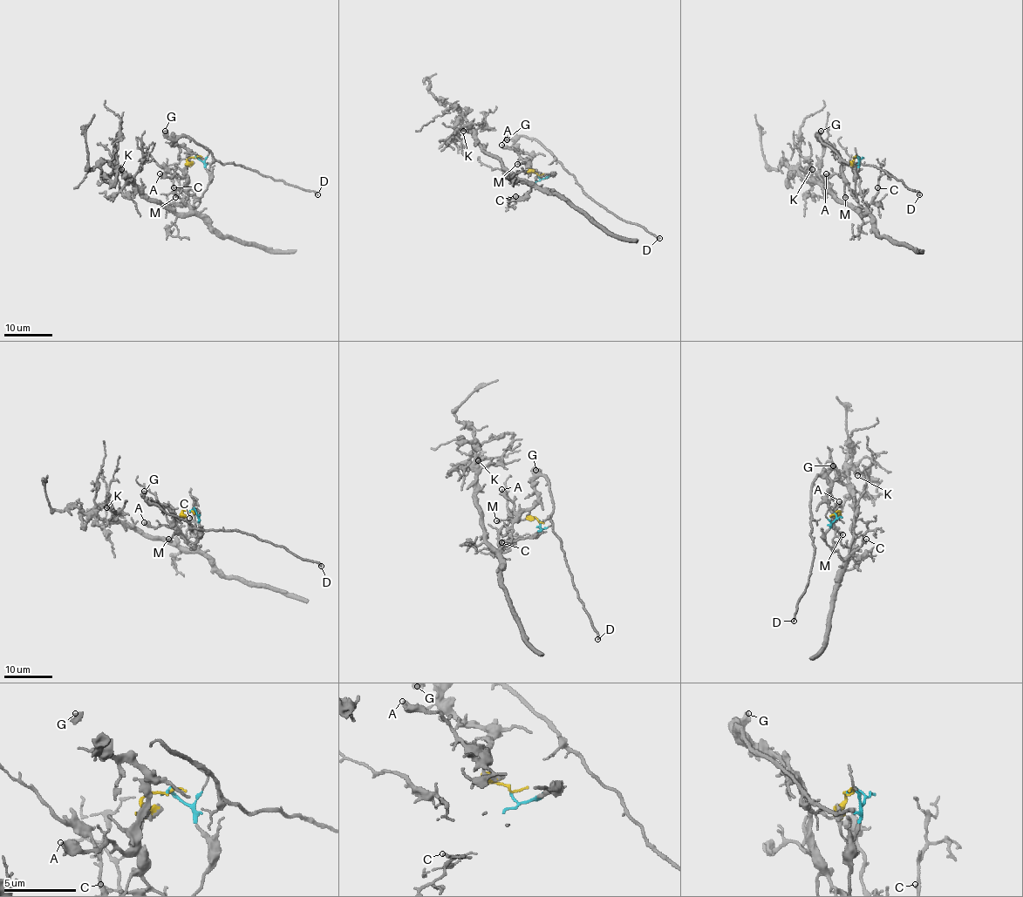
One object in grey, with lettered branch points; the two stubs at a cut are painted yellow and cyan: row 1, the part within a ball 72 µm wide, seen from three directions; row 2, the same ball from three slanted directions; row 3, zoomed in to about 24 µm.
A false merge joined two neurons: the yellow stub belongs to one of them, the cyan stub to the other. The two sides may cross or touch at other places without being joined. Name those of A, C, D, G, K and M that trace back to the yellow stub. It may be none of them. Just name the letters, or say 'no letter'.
A, D, G, M

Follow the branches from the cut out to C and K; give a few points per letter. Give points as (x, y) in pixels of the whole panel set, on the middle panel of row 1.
C: (538, 175), (540, 179), (551, 173), (538, 176), (535, 183), (521, 197), (514, 195)
K: (538, 175), (551, 173), (520, 182), (462, 118), (455, 129), (462, 131)

